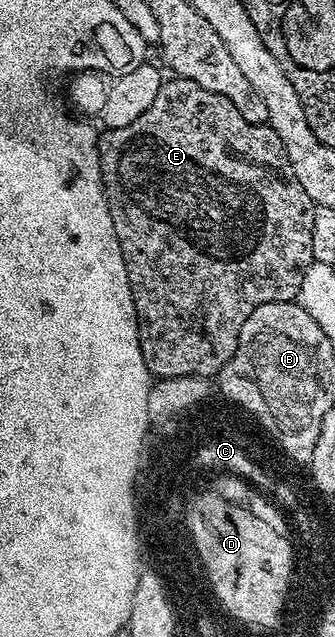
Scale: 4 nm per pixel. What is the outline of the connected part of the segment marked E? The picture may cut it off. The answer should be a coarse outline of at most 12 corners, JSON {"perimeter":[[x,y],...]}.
{"perimeter":[[195,80],[98,137],[159,374],[292,302],[315,203]]}

